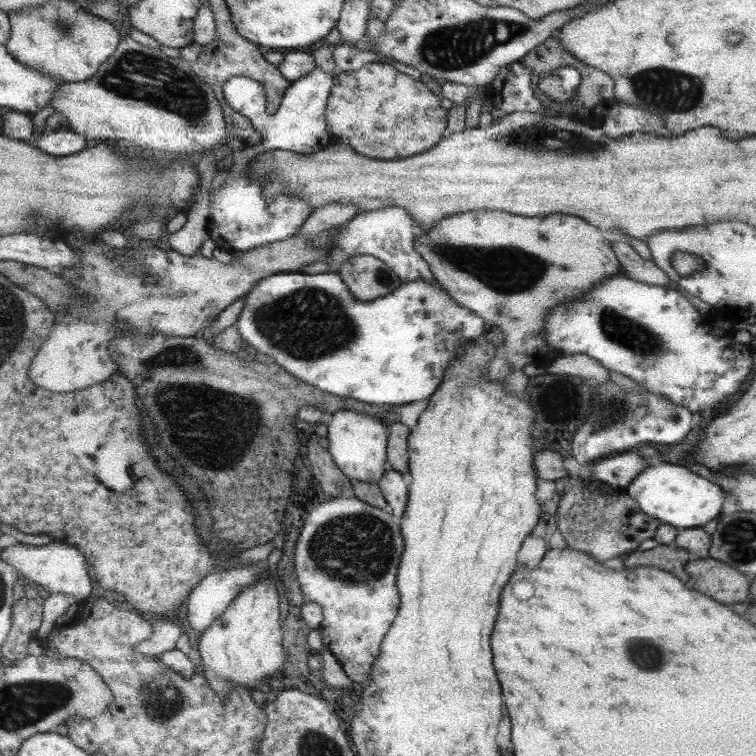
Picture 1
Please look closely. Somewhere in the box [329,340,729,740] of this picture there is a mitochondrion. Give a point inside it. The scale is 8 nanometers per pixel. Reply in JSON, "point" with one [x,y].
{"point":[649,660]}

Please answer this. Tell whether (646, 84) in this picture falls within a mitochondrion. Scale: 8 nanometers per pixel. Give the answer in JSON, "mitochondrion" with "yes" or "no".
{"mitochondrion":"yes"}

